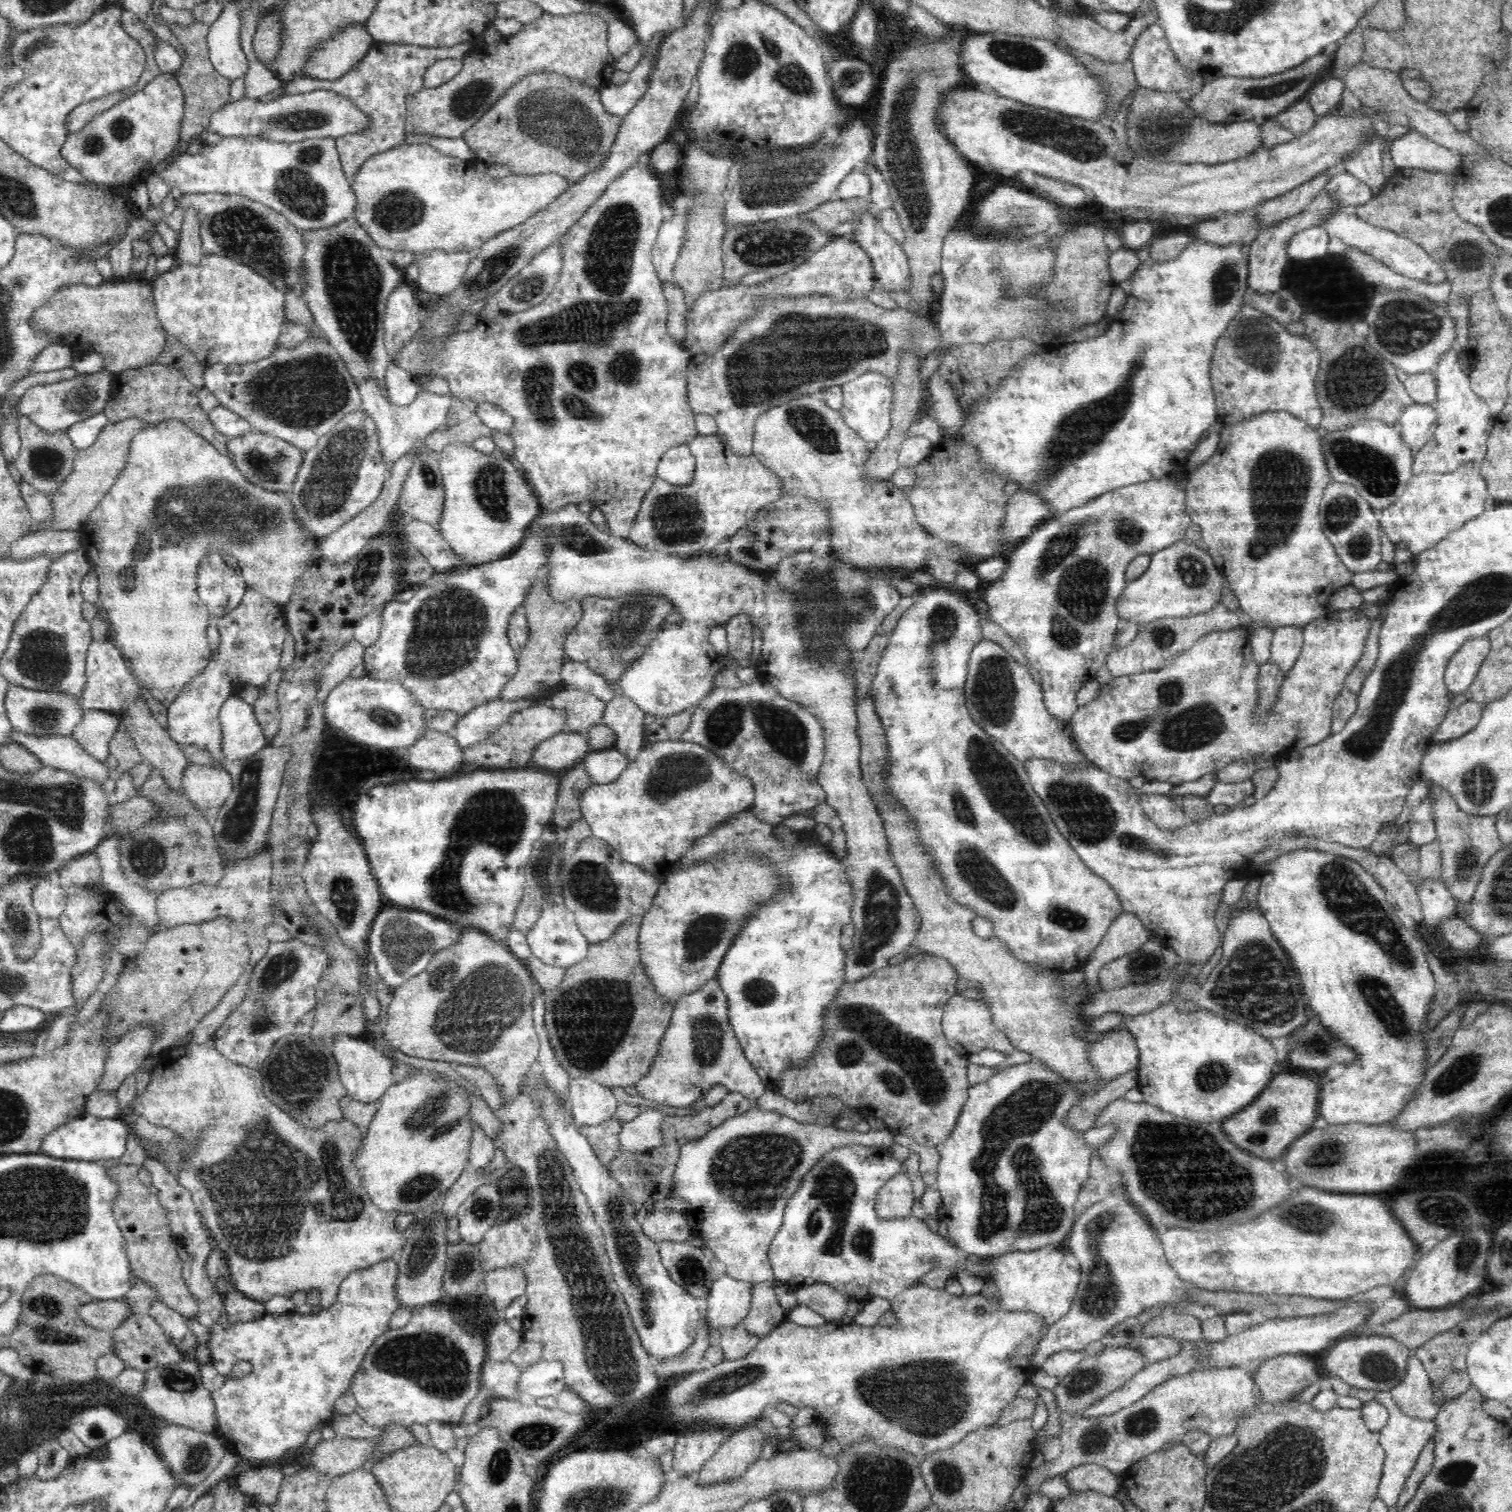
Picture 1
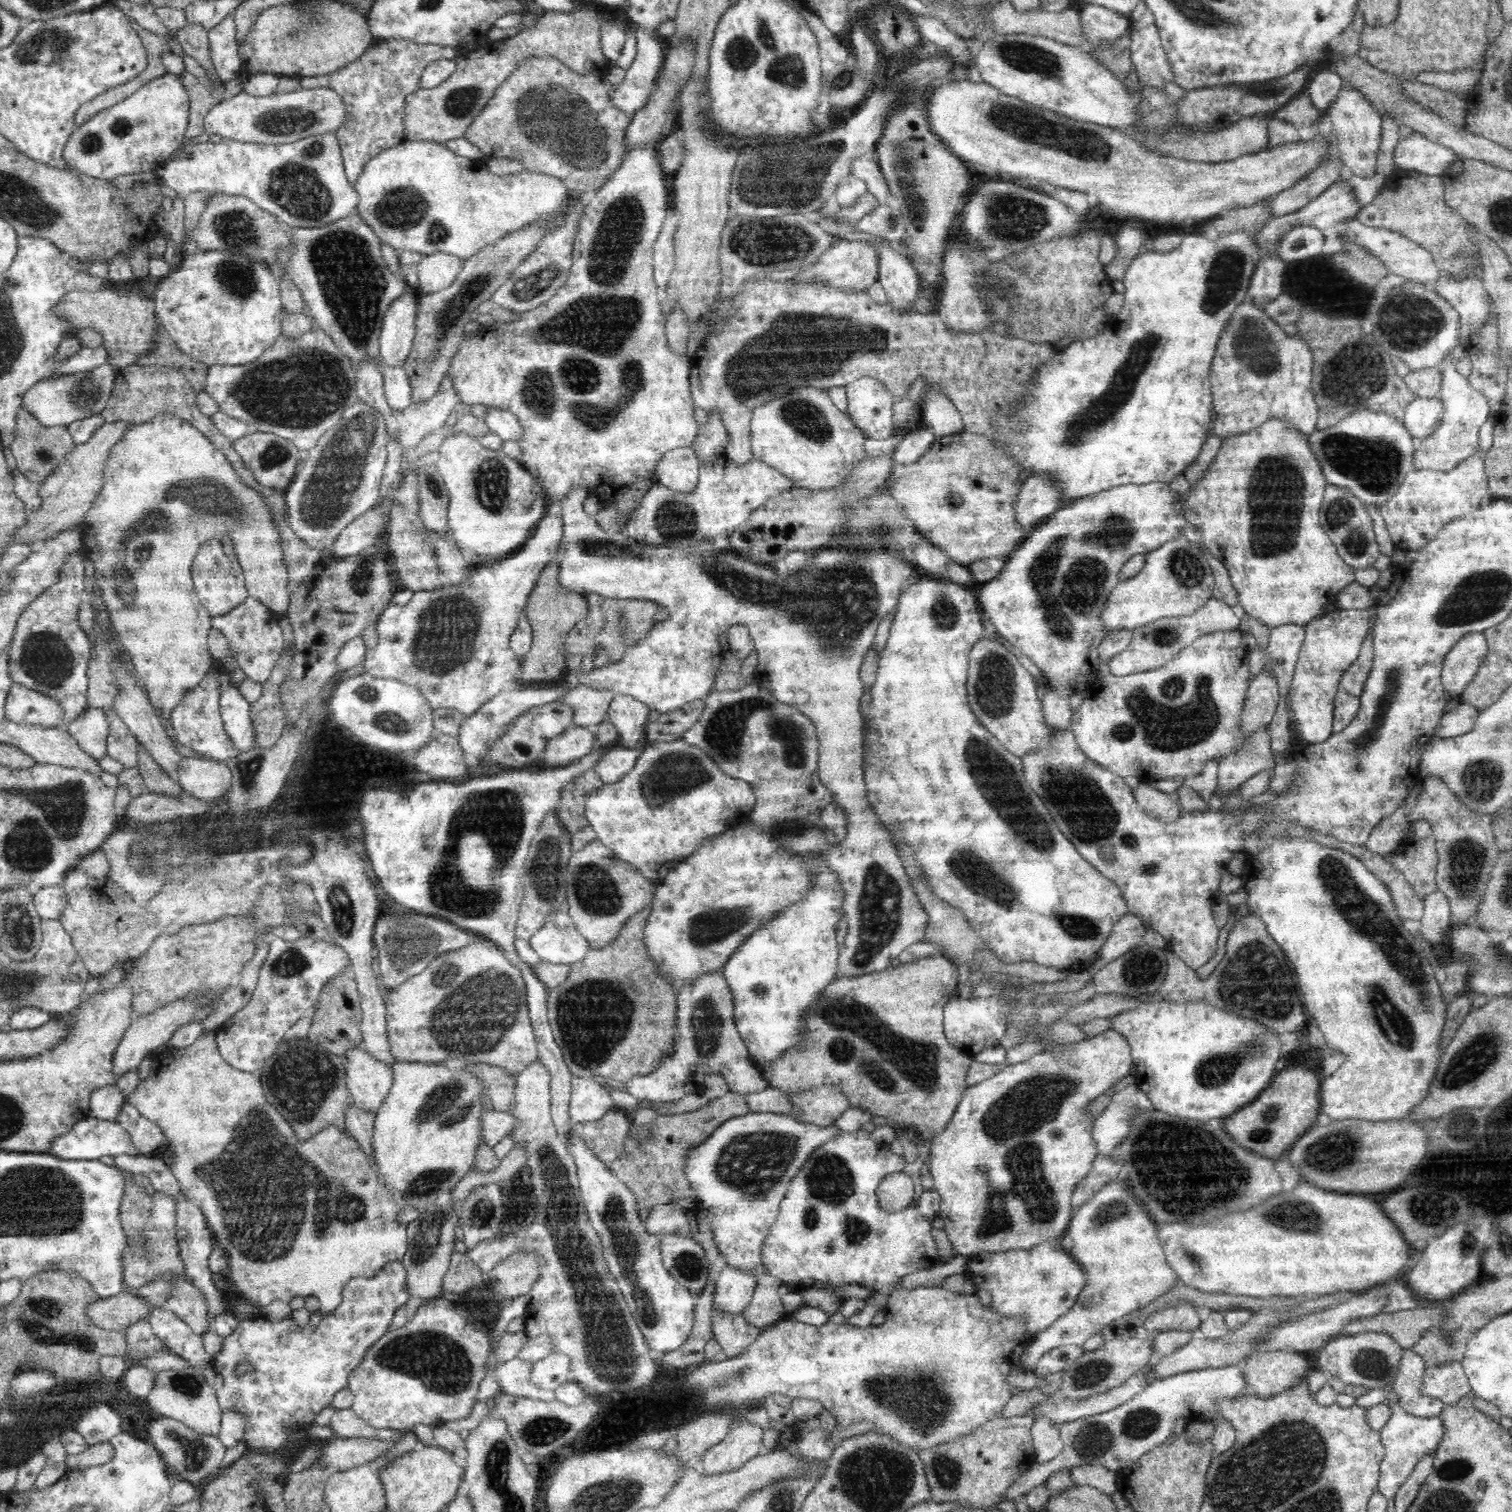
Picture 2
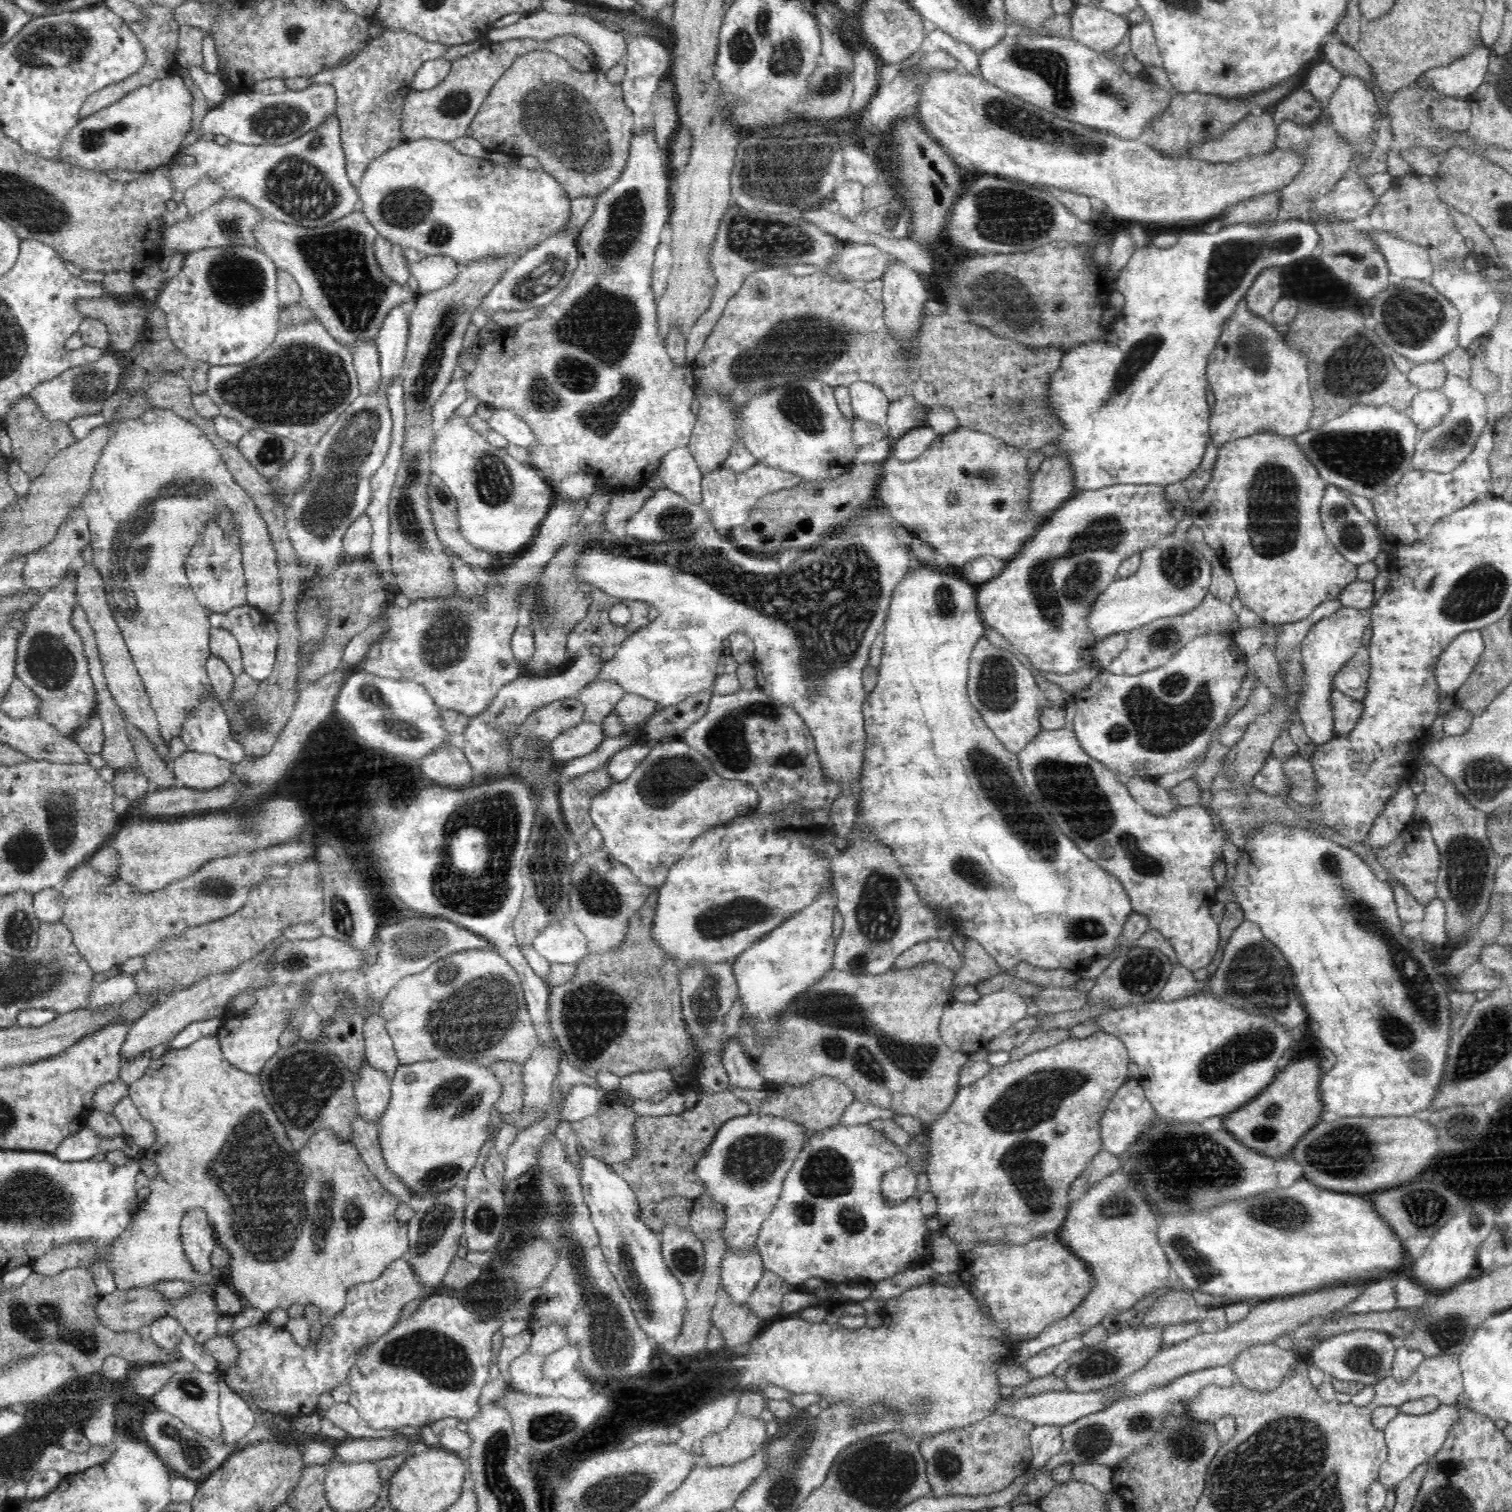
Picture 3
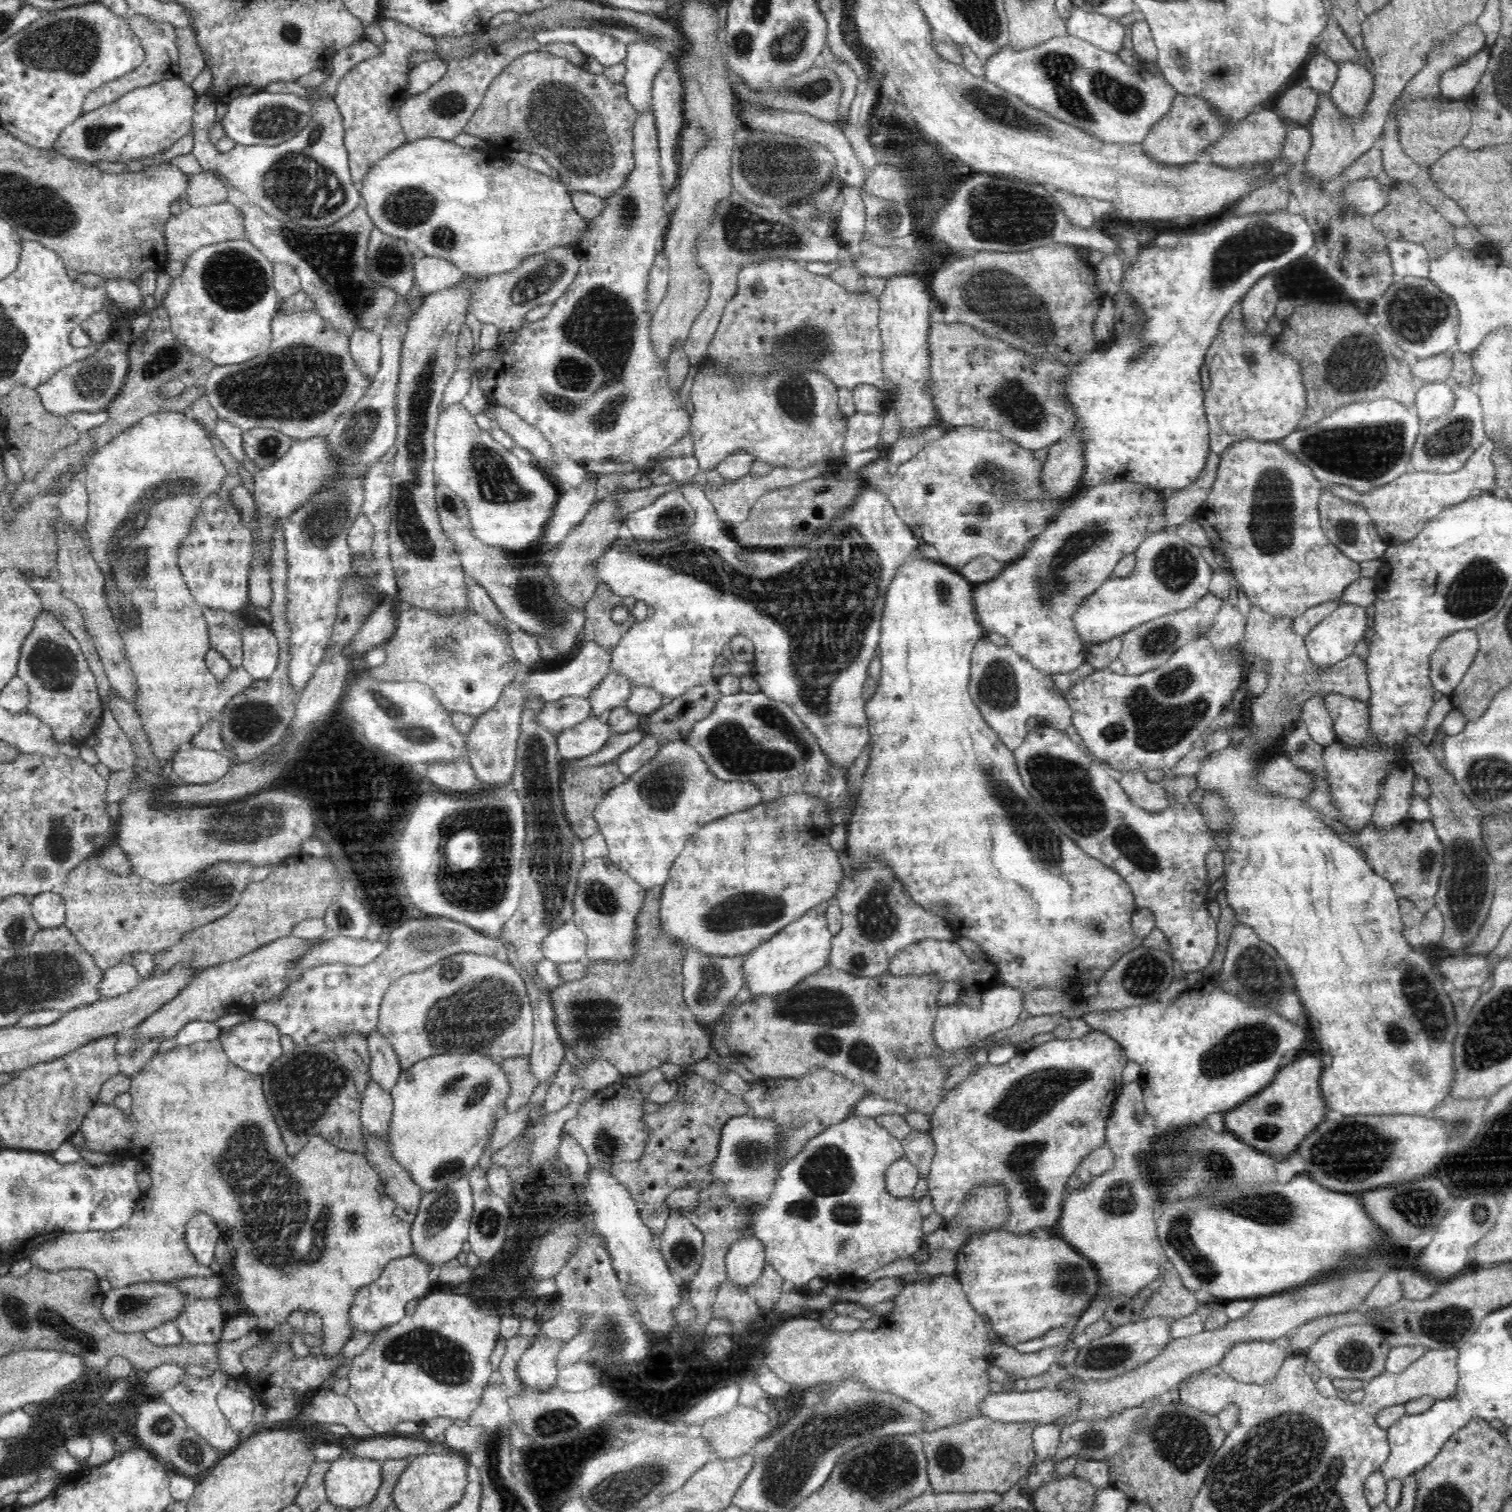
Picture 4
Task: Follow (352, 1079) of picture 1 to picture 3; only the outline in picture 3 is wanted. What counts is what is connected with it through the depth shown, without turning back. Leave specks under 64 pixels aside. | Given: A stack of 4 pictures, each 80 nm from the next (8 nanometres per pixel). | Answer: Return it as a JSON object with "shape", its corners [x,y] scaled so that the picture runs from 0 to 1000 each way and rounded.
{"shape":[[[241,702],[234,716],[234,725],[239,740],[251,743],[259,726],[259,715]]]}

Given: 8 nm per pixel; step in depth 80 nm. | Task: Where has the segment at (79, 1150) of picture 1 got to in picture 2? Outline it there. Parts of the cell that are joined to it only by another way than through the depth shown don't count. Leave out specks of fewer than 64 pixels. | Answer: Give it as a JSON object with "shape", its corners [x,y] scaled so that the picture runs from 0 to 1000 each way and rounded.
{"shape":[[[60,738],[50,742],[47,747],[42,751],[36,753],[33,763],[42,767],[65,767],[67,765],[87,764],[89,762],[86,750],[78,741]]]}

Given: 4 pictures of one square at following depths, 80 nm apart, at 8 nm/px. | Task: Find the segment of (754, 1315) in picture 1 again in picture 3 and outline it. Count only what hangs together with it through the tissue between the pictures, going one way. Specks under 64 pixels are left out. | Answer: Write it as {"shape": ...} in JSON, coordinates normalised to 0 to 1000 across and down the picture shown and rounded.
{"shape":[[[506,840],[501,852],[495,858],[494,864],[502,870],[504,875],[517,871],[516,864],[518,856],[516,853],[518,847],[516,844]]]}

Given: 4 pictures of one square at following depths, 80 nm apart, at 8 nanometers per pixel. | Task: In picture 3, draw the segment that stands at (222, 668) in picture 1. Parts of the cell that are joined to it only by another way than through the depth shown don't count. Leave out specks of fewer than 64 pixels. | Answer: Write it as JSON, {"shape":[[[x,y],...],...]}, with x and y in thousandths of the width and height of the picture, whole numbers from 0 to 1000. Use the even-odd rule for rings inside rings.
{"shape":[[[163,399],[151,405],[138,405],[138,409],[140,415],[151,417],[156,421],[161,435],[161,444],[171,451],[179,446],[183,435],[185,419],[179,407],[175,407],[171,401]],[[135,461],[121,478],[119,487],[124,497],[138,498],[152,505],[159,504],[163,498],[152,485],[152,478],[145,464]]]}

